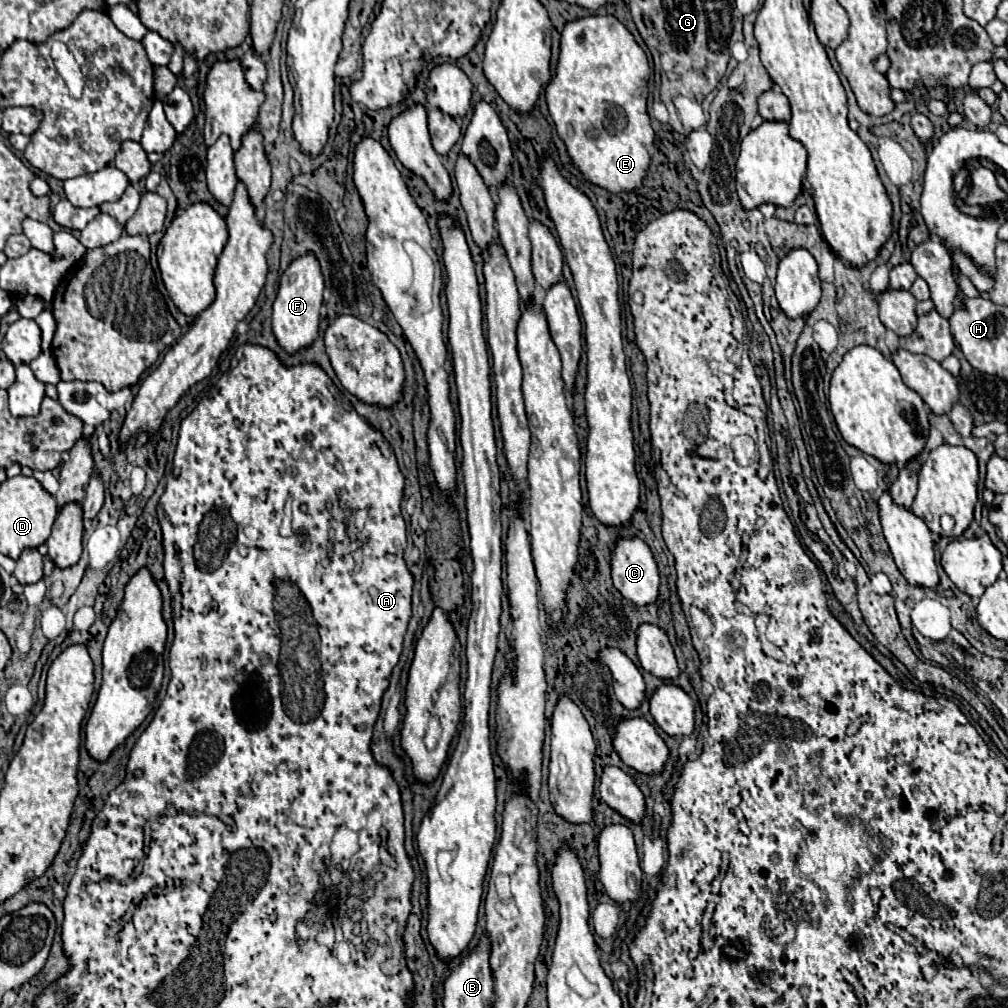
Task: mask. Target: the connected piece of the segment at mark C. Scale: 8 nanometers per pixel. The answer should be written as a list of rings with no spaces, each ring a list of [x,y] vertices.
[[[620,539],[612,553],[614,587],[634,605],[650,605],[658,599],[660,575],[650,547],[640,539]]]

